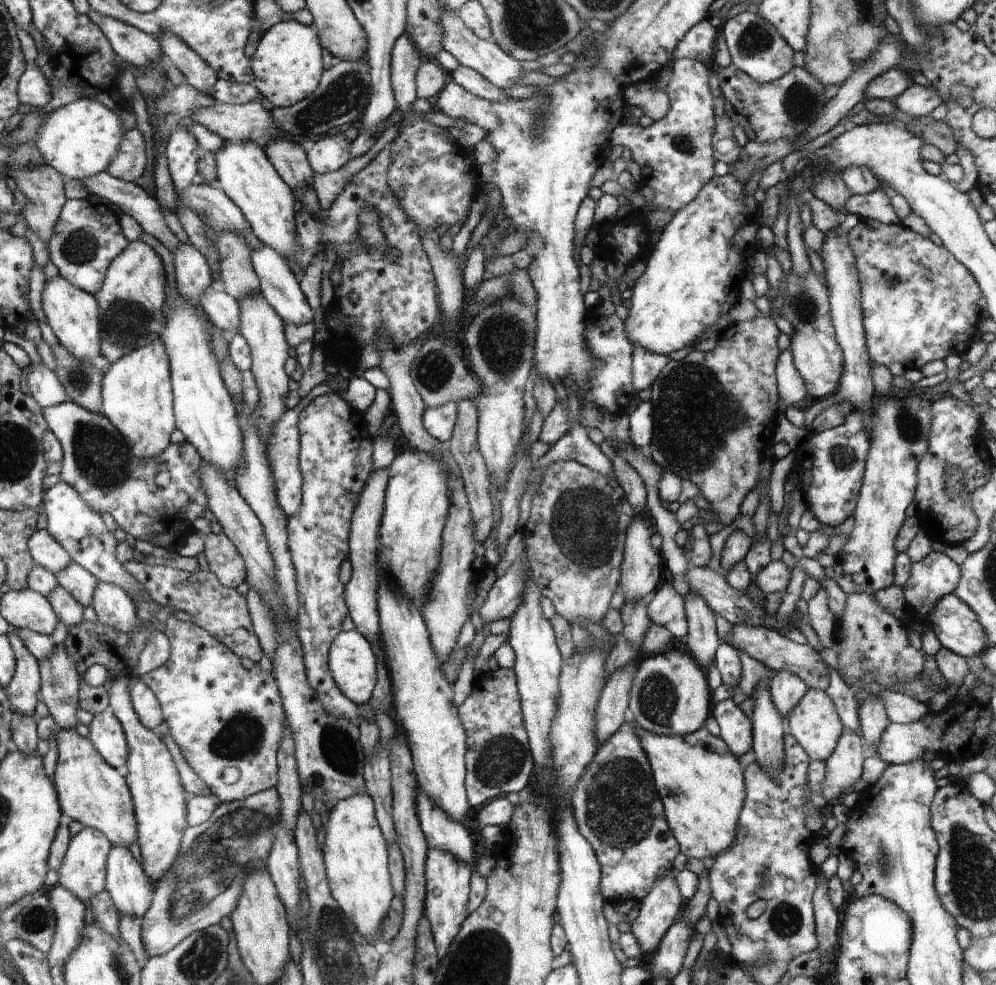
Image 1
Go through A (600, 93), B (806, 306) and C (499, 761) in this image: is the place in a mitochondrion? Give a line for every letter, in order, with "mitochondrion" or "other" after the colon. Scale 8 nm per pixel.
A: other
B: mitochondrion
C: mitochondrion

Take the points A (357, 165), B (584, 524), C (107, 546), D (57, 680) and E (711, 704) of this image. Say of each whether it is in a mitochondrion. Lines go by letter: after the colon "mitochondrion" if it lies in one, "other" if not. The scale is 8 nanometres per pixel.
A: other
B: mitochondrion
C: other
D: mitochondrion
E: other

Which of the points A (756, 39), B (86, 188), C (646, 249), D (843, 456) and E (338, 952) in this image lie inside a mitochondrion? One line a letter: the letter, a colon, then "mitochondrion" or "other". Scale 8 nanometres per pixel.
A: mitochondrion
B: other
C: other
D: mitochondrion
E: mitochondrion

